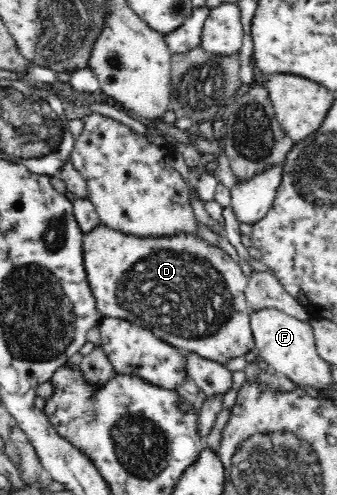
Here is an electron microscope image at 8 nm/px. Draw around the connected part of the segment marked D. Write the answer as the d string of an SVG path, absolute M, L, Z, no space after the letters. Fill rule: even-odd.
M101 223L84 234L83 248L86 279L96 298L96 309L103 316L140 324L176 350L191 352L222 364L256 351L245 296L249 280L238 262L220 246L212 246L198 234L136 236L112 230Z

